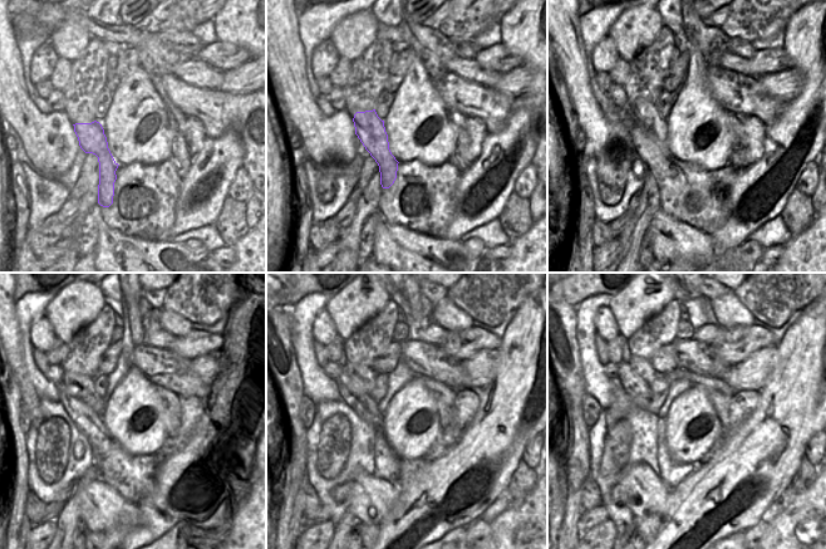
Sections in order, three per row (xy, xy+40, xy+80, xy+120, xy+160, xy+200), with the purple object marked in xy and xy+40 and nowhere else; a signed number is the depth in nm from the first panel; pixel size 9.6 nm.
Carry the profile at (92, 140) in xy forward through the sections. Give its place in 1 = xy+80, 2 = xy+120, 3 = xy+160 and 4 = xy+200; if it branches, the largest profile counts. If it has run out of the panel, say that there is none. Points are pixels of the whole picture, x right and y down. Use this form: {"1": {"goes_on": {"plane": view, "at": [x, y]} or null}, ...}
{"1": {"goes_on": {"plane": "xy+80", "at": [649, 118]}}, "2": {"goes_on": {"plane": "xy+120", "at": [85, 383]}}, "3": {"goes_on": {"plane": "xy+160", "at": [365, 376]}}, "4": {"goes_on": {"plane": "xy+200", "at": [643, 367]}}}

